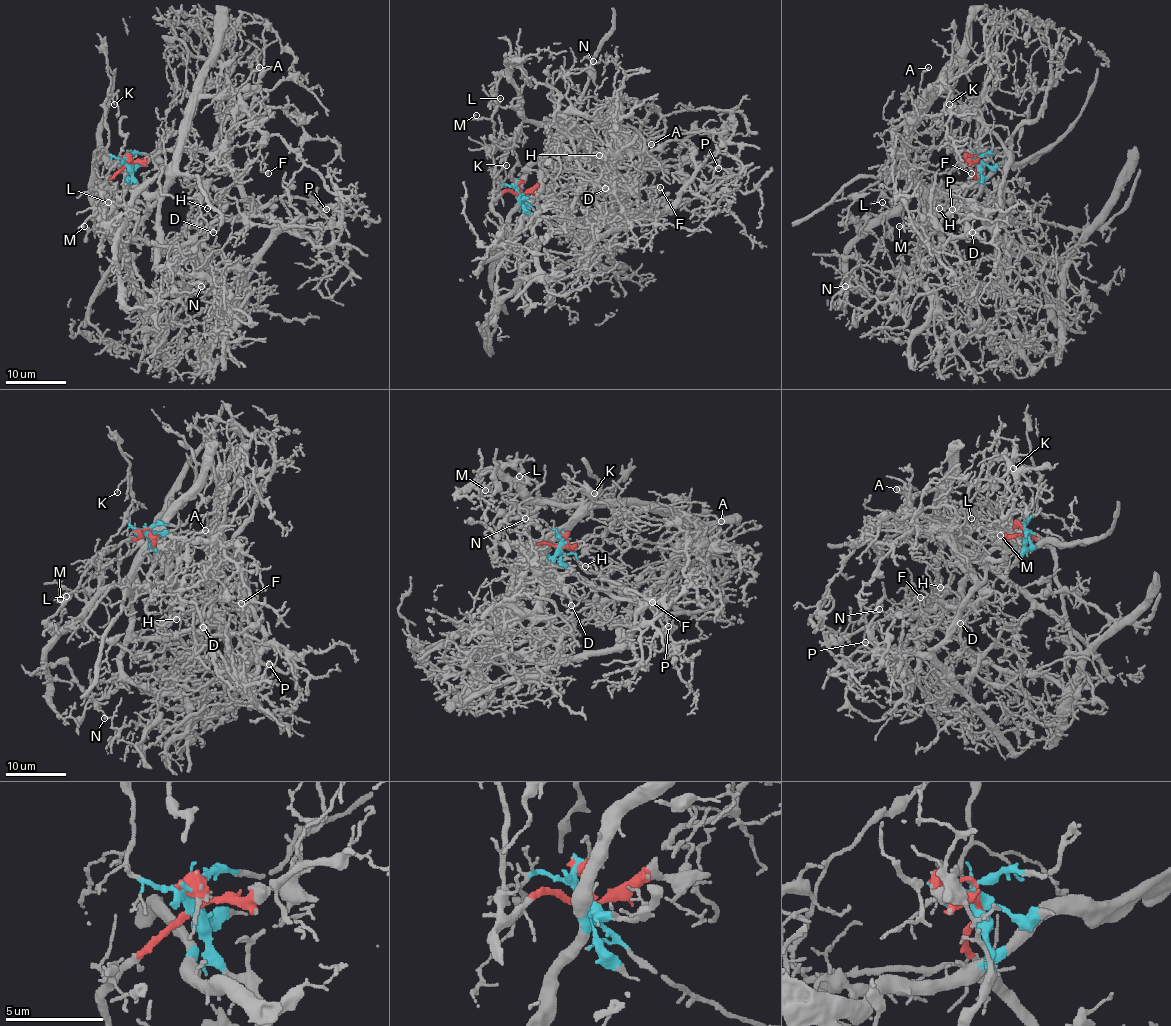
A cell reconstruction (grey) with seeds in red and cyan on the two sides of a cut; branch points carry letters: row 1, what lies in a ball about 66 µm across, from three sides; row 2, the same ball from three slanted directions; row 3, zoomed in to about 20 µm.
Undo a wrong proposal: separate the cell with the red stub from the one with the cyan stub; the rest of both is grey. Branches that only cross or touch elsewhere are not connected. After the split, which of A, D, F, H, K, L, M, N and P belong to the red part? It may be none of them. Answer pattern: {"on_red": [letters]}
{"on_red": ["L", "M"]}

